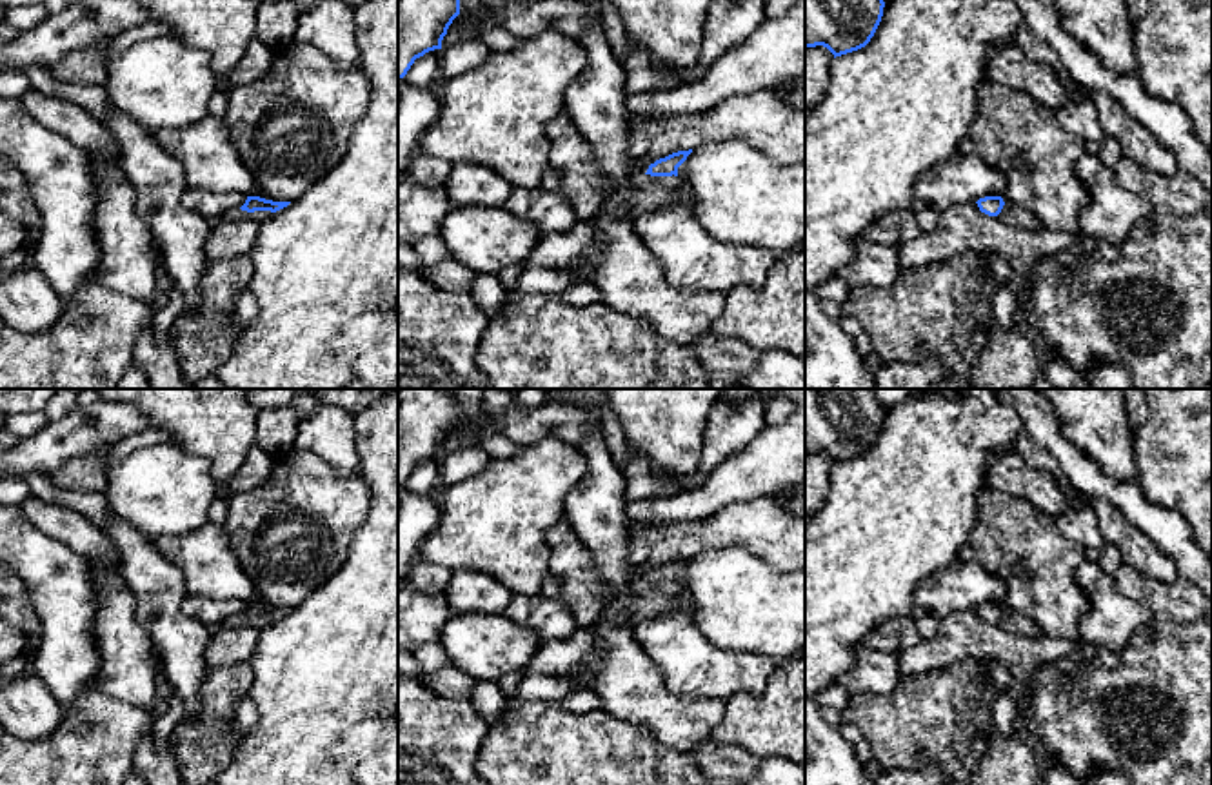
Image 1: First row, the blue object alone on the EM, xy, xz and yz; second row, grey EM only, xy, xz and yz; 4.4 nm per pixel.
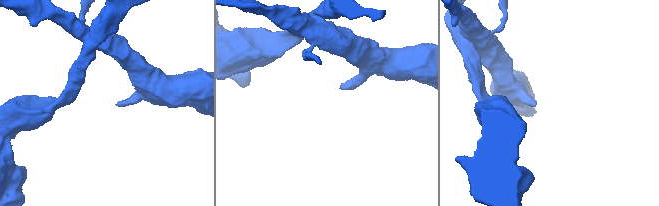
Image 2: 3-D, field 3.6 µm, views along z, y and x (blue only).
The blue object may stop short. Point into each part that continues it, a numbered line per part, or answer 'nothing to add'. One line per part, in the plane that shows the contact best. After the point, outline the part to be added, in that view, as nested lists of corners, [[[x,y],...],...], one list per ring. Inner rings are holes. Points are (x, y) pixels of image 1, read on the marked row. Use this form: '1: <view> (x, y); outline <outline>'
1: xy (258, 215); outline [[[234,209],[234,211],[227,213],[224,218],[251,218],[251,220],[256,220],[258,224],[262,224],[271,214],[273,214],[271,211],[247,213],[247,211],[242,211],[242,209]]]

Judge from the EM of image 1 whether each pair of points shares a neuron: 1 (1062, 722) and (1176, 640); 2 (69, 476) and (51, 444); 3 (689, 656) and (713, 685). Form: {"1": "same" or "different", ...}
{"1": "same", "2": "different", "3": "same"}

